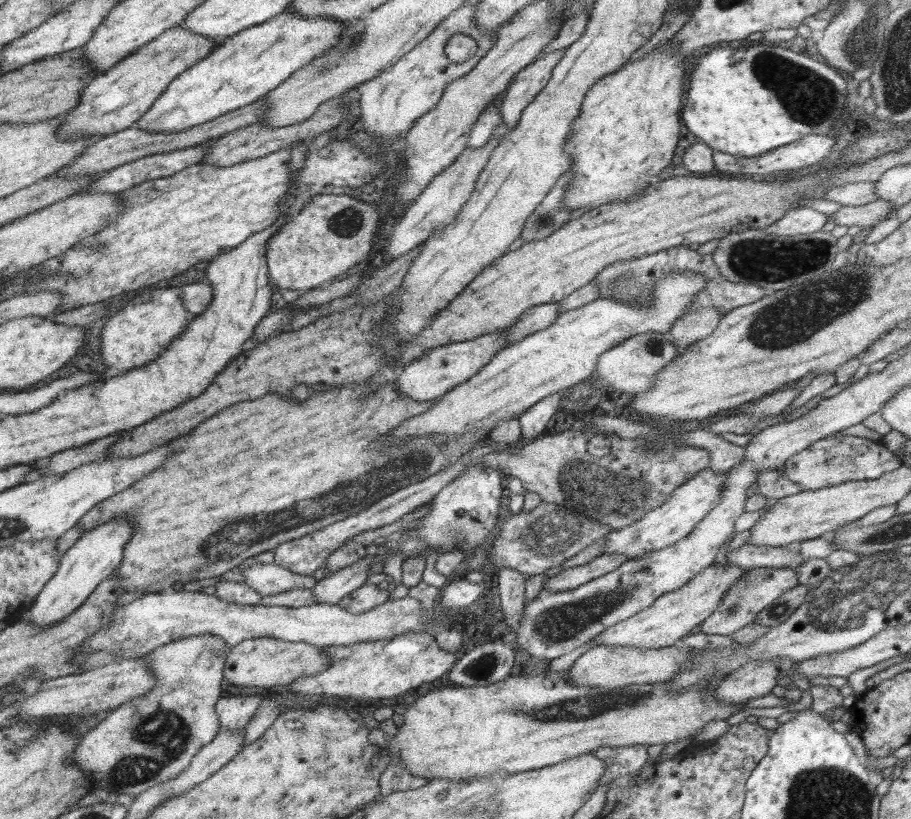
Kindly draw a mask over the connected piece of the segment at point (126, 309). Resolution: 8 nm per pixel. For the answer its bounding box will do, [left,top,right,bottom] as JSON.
[102,287,188,371]

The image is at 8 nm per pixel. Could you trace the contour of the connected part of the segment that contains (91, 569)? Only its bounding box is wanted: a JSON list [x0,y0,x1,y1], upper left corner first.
[16,518,134,627]

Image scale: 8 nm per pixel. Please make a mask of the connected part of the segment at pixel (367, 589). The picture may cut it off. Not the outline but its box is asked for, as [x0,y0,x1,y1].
[339,583,390,614]

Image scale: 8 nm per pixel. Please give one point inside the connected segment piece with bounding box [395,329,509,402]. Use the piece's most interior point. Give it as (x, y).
(431, 375)

